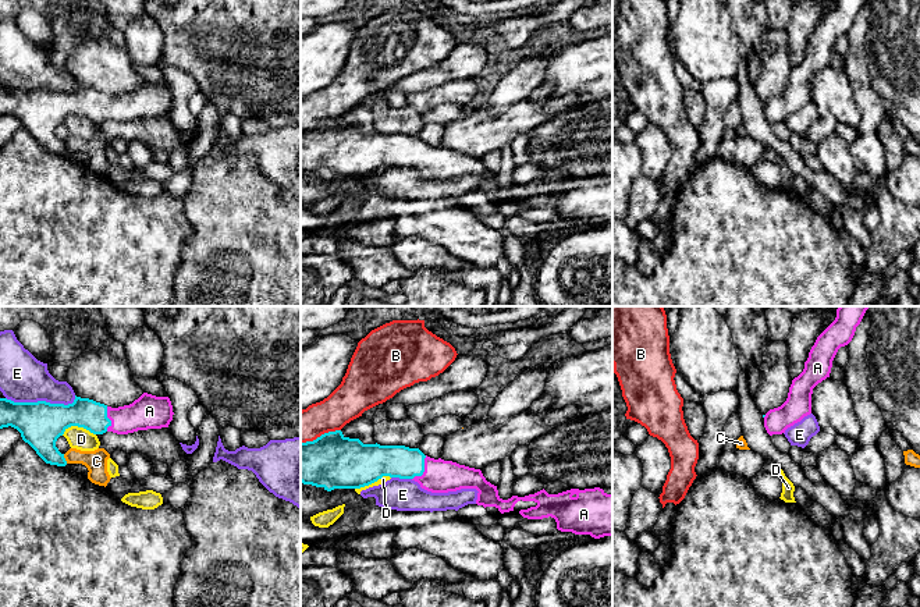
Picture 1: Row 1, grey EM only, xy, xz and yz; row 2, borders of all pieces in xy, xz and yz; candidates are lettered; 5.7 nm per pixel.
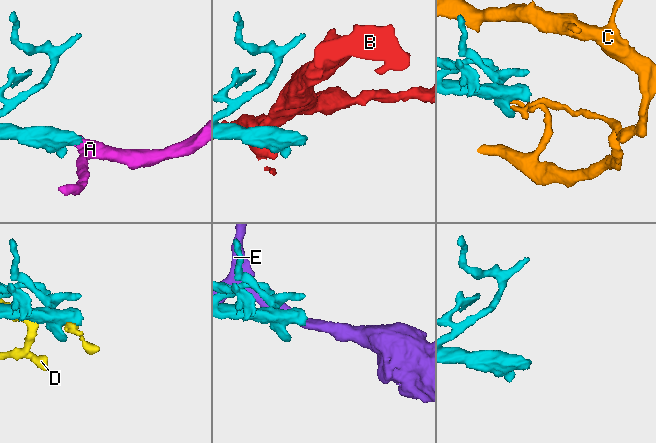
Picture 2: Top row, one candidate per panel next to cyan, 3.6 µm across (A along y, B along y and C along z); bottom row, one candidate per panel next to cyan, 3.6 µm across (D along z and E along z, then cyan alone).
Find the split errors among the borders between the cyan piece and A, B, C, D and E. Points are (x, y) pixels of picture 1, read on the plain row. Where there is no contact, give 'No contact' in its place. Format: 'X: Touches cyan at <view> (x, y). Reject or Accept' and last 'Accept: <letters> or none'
A: Touches cyan at xz (423, 158). Accept
B: Touches cyan at xz (322, 123). Reject
C: Touches cyan at xy (64, 146). Reject
D: Touches cyan at xy (78, 114). Reject
E: Touches cyan at xy (42, 89). Reject
Accept: A

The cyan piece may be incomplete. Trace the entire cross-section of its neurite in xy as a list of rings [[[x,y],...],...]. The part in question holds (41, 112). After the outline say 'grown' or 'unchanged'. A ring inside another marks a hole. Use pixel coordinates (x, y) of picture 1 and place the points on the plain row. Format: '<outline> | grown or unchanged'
[[[143,81],[129,93],[111,96],[89,86],[75,84],[72,92],[14,90],[0,86],[0,117],[14,116],[36,142],[50,153],[65,155],[64,142],[56,129],[71,114],[93,123],[113,120],[128,123],[138,118],[168,116],[173,109],[168,85]]] | grown

